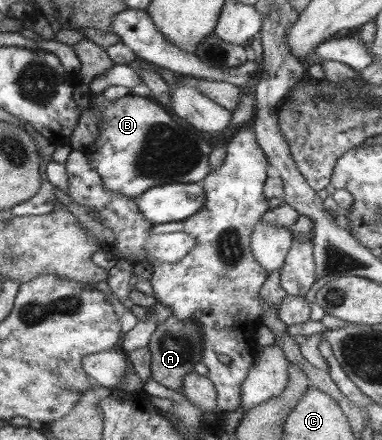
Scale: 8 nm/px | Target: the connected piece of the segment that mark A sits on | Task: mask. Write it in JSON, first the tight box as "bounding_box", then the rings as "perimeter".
{"bounding_box":[147,317,202,391],"perimeter":[[[165,317],[156,323],[147,343],[150,351],[150,379],[164,385],[168,389],[180,391],[182,380],[187,373],[193,371],[194,365],[202,361],[202,332],[194,320]]]}

